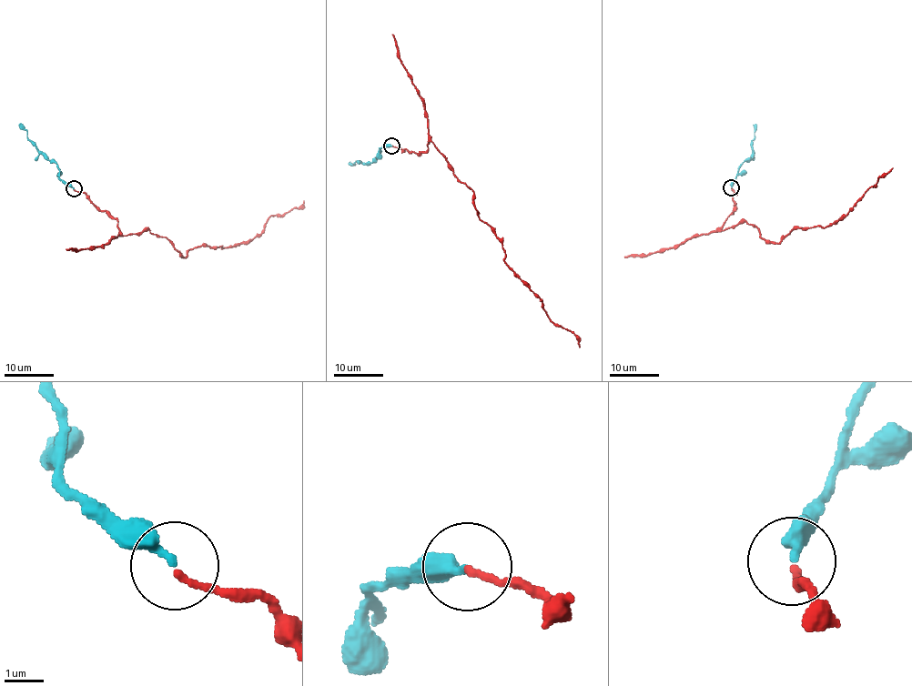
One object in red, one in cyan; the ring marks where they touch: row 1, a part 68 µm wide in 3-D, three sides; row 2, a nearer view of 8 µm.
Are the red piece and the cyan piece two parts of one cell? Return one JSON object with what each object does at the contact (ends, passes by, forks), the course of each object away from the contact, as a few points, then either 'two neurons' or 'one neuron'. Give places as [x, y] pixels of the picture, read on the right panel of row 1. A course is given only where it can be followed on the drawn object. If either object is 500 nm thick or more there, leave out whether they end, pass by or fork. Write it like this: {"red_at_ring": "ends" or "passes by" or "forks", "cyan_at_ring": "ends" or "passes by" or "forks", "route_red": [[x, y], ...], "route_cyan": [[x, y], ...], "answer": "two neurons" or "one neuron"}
{"red_at_ring": "ends", "cyan_at_ring": "ends", "route_red": [[731, 187], [734, 206], [721, 230], [745, 222], [765, 240], [779, 242], [795, 228], [836, 224], [893, 167]], "route_cyan": [[731, 187], [738, 166], [750, 158], [753, 124]], "answer": "one neuron"}

